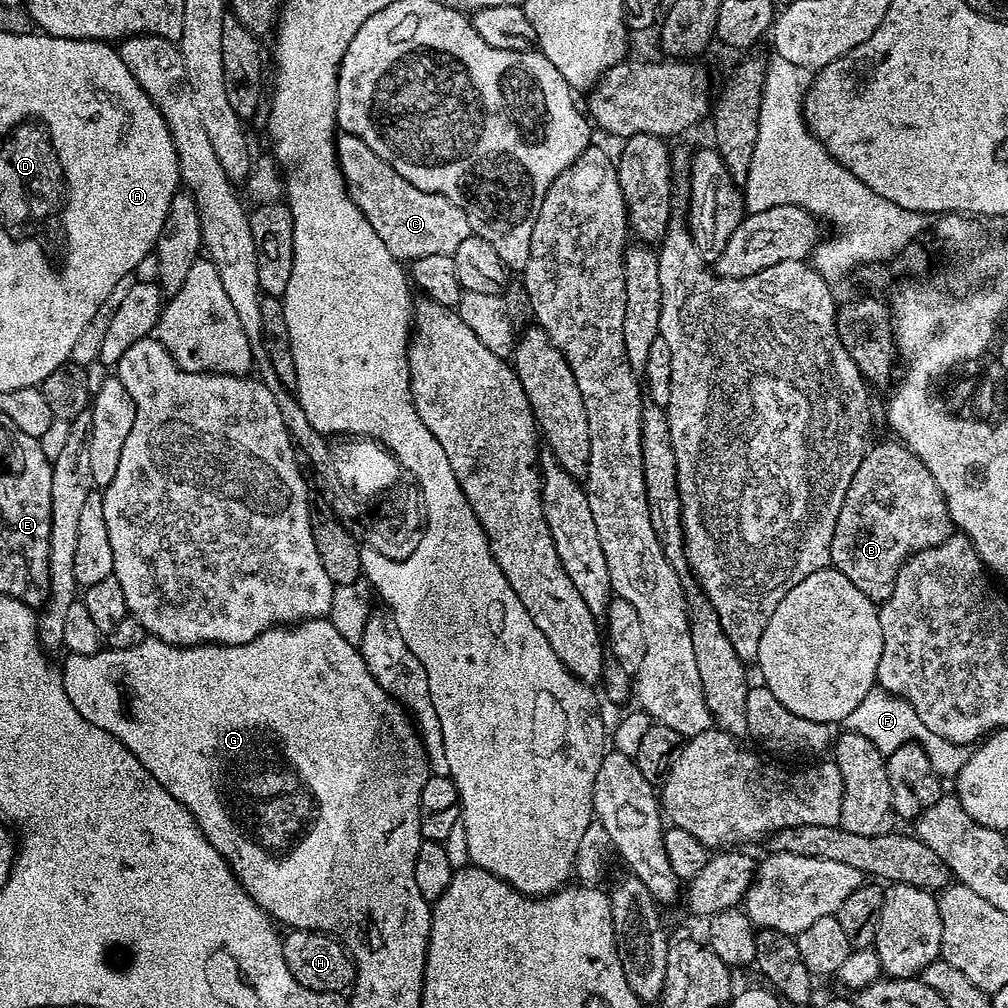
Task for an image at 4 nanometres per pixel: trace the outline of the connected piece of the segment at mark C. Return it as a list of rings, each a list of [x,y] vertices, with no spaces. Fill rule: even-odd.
[[[347,134],[337,135],[336,156],[340,159],[344,185],[348,188],[350,198],[356,203],[358,210],[362,210],[366,222],[374,226],[374,234],[378,234],[378,238],[386,242],[386,250],[390,250],[390,254],[394,254],[397,260],[411,262],[418,258],[427,258],[429,254],[451,256],[454,250],[458,250],[461,242],[473,235],[470,222],[461,208],[438,194],[430,194],[426,190],[418,190],[418,186],[410,186],[410,182],[406,182],[406,178],[402,178],[398,170],[378,158],[378,154],[374,154],[374,150],[370,150],[370,146],[362,142],[362,138]]]

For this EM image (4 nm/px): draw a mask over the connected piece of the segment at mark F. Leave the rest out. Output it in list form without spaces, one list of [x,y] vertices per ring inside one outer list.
[[[879,686],[870,689],[866,698],[862,698],[862,702],[858,702],[858,706],[854,706],[854,711],[846,714],[842,724],[855,736],[861,736],[874,742],[876,749],[885,754],[898,750],[898,746],[906,746],[910,743],[920,744],[930,758],[930,766],[934,766],[936,775],[941,778],[957,777],[962,768],[966,766],[970,755],[969,749],[965,745],[955,744],[946,738],[938,738],[938,734],[934,734],[934,730],[926,730],[922,718],[918,718],[918,714],[914,714],[914,706],[910,706],[902,698],[892,696]]]

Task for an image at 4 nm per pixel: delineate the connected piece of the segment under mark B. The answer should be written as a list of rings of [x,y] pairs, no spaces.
[[[889,438],[881,444],[873,443],[862,458],[846,498],[842,498],[842,510],[838,510],[838,523],[834,526],[834,538],[830,542],[831,567],[837,568],[866,598],[873,602],[883,602],[890,598],[898,570],[916,552],[930,546],[938,546],[953,535],[954,525],[944,495],[934,482],[934,474],[926,470],[924,463],[905,444]]]

